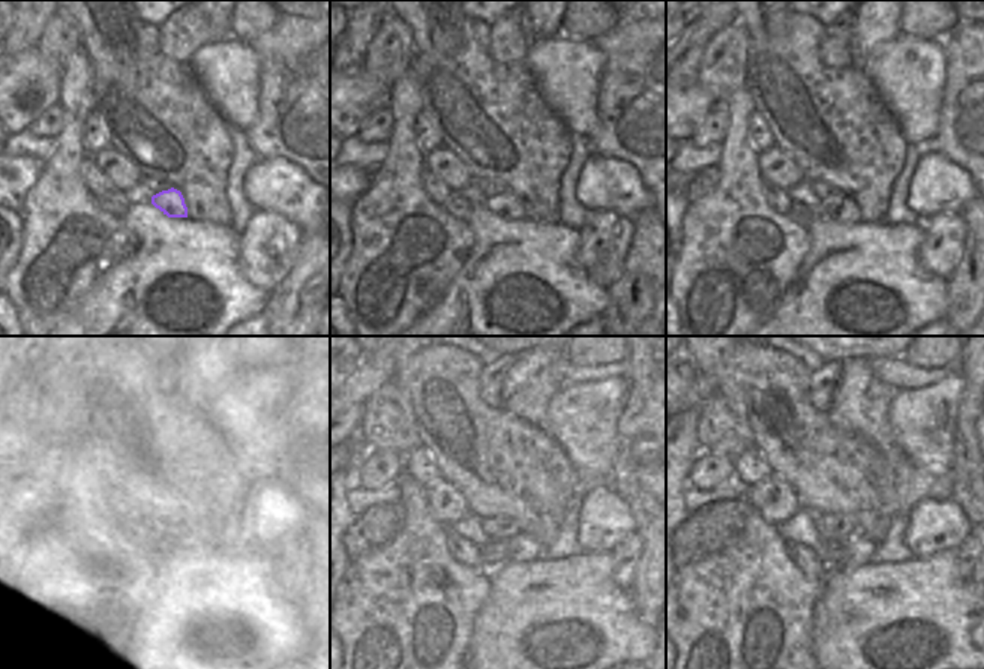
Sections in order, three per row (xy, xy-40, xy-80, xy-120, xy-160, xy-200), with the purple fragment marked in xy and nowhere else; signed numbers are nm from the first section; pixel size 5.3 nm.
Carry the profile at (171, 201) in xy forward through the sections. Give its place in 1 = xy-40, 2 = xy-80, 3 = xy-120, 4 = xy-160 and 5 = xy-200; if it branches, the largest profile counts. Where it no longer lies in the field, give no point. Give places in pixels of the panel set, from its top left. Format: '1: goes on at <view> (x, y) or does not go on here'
1: goes on at xy-40 (504, 204)
2: goes on at xy-80 (843, 209)
3: goes on at xy-120 (171, 545)
4: goes on at xy-160 (522, 548)
5: goes on at xy-200 (861, 549)

